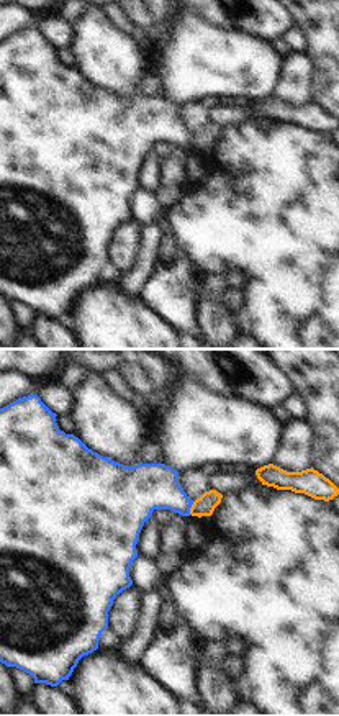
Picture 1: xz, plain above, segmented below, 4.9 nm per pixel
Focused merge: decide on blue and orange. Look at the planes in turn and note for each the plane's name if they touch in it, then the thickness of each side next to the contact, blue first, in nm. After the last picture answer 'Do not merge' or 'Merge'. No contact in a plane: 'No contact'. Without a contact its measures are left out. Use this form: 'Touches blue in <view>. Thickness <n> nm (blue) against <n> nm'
Touches blue in xz. Thickness 240 nm (blue) against 100 nm.

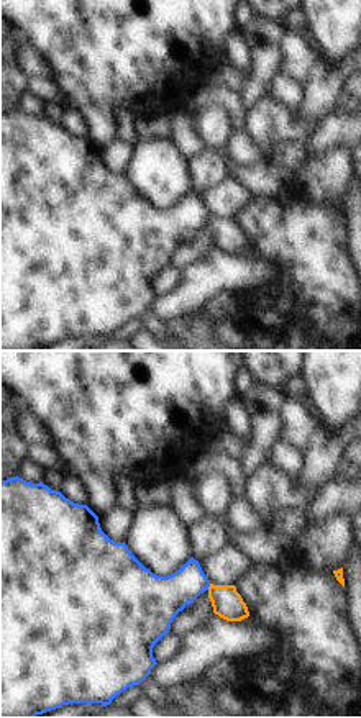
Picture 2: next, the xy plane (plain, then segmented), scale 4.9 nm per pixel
Touches blue in xy. Thickness 220 nm (blue) against 150 nm.

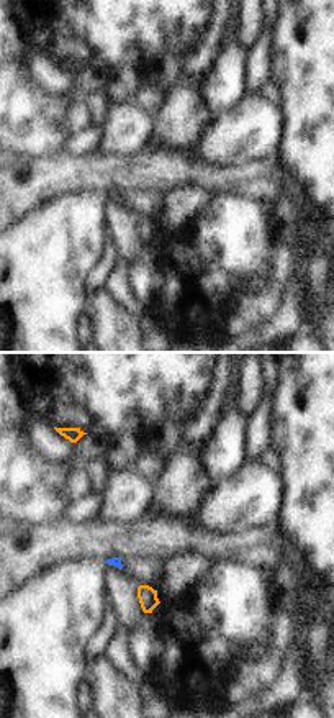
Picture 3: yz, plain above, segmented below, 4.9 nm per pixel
No contact.

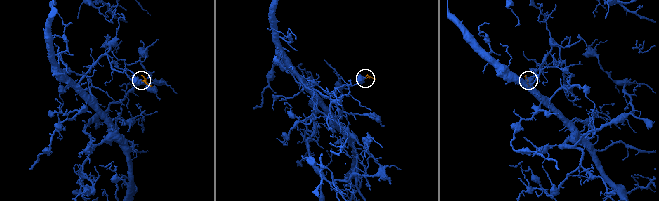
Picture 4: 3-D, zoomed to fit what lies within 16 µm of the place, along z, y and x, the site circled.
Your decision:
Do not merge.

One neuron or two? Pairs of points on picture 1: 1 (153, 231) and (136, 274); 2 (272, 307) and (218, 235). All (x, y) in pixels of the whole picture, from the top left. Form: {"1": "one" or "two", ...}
{"1": "one", "2": "one"}

